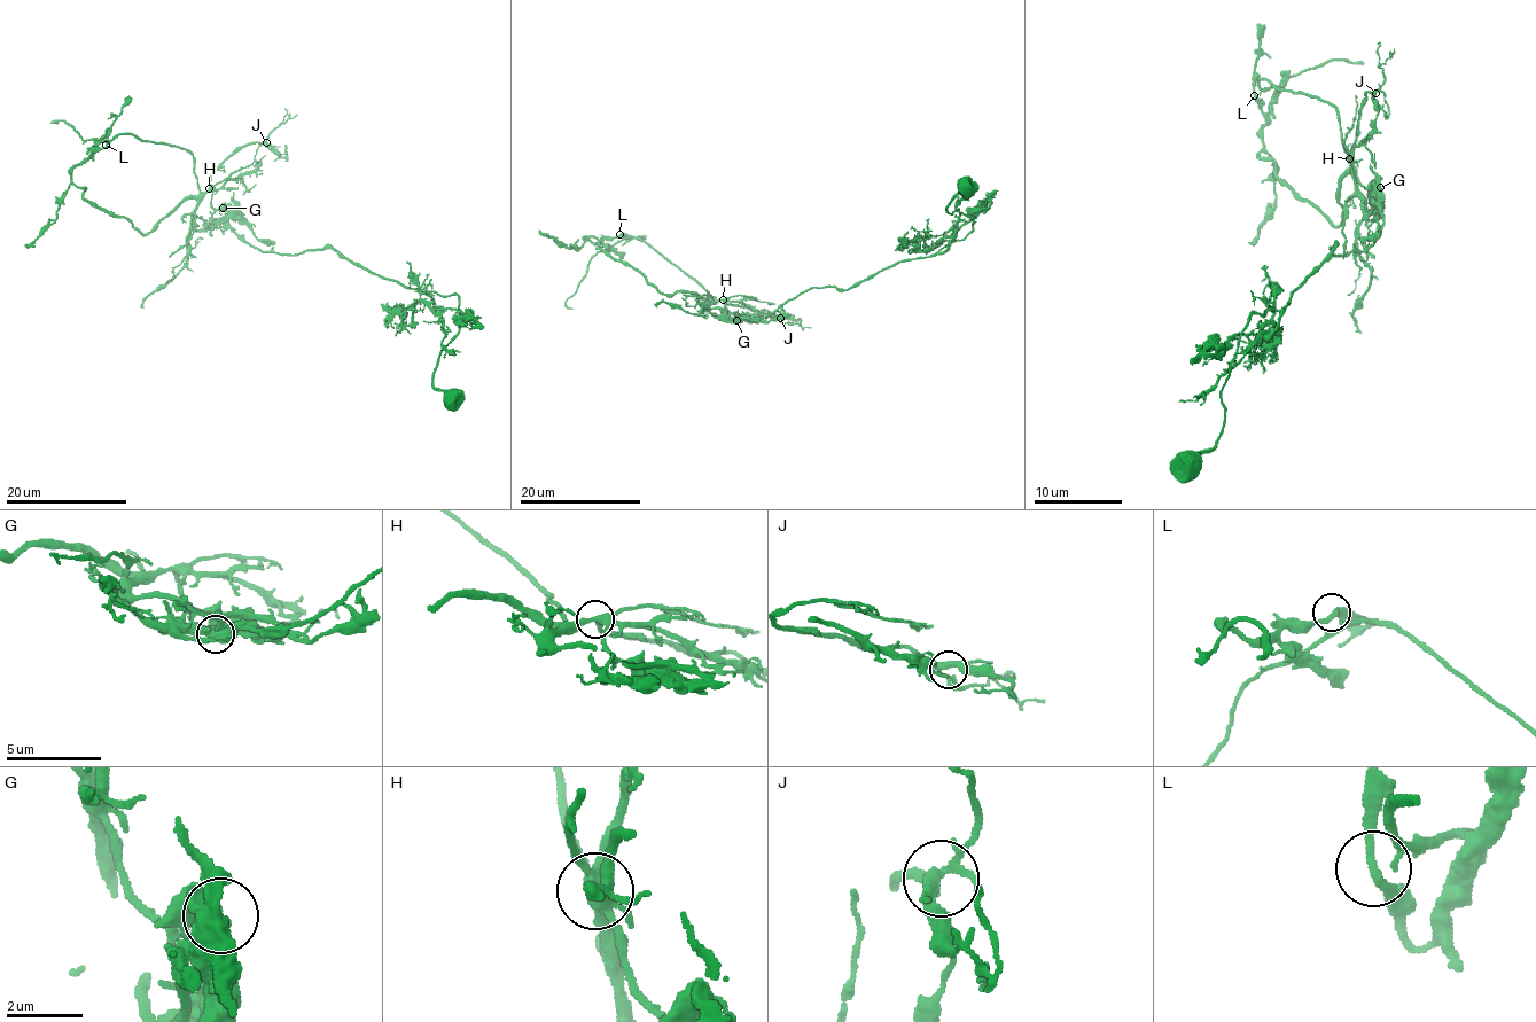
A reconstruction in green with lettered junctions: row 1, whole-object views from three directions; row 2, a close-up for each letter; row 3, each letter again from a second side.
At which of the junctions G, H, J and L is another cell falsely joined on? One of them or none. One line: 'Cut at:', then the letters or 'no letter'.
Cut at: G

